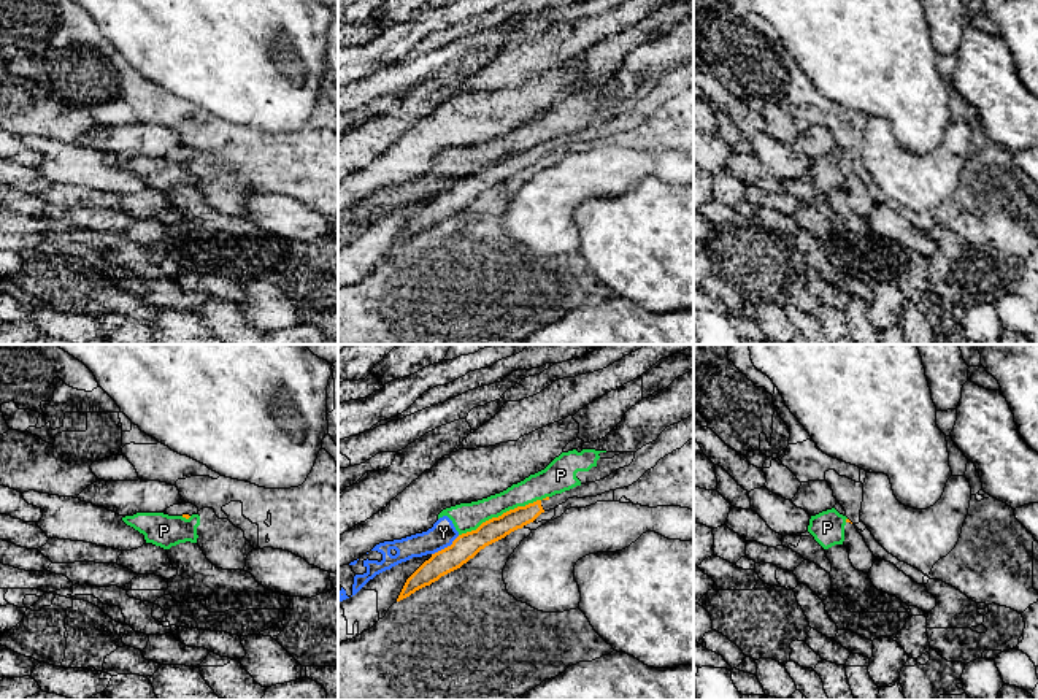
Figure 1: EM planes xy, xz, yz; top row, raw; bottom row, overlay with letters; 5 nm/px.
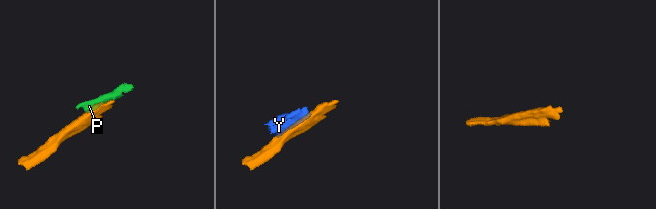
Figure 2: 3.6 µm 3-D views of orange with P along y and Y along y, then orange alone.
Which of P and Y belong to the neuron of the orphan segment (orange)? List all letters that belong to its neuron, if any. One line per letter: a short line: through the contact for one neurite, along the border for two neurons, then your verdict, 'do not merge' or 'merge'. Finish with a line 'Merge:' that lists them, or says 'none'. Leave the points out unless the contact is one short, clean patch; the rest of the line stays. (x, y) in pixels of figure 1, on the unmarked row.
P: do not merge
Y: do not merge
Merge: none

